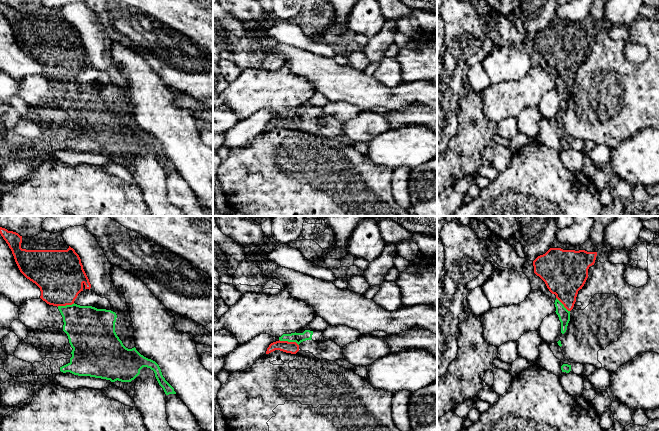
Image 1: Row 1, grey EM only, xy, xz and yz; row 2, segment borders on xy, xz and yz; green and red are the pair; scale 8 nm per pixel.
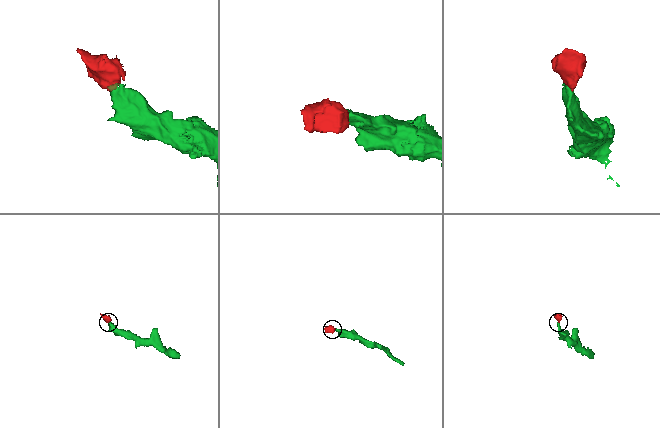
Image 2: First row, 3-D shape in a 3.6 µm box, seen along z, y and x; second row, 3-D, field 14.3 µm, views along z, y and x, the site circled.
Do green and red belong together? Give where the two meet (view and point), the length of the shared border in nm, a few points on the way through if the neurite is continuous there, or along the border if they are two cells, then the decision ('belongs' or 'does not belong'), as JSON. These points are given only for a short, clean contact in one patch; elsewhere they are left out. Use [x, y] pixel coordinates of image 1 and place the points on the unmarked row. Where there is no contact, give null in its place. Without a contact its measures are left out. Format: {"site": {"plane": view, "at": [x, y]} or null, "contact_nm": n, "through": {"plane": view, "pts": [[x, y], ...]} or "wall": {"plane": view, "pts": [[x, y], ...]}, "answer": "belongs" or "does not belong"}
{"site": {"plane": "xz", "at": [289, 117]}, "contact_nm": 170, "through": {"plane": "xz", "pts": [[307, 110], [289, 117], [289, 123]]}, "answer": "belongs"}

